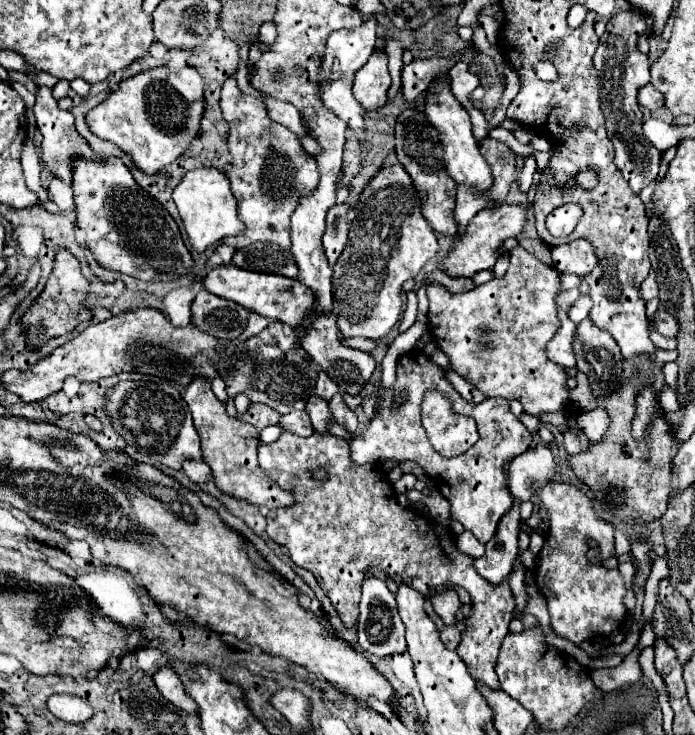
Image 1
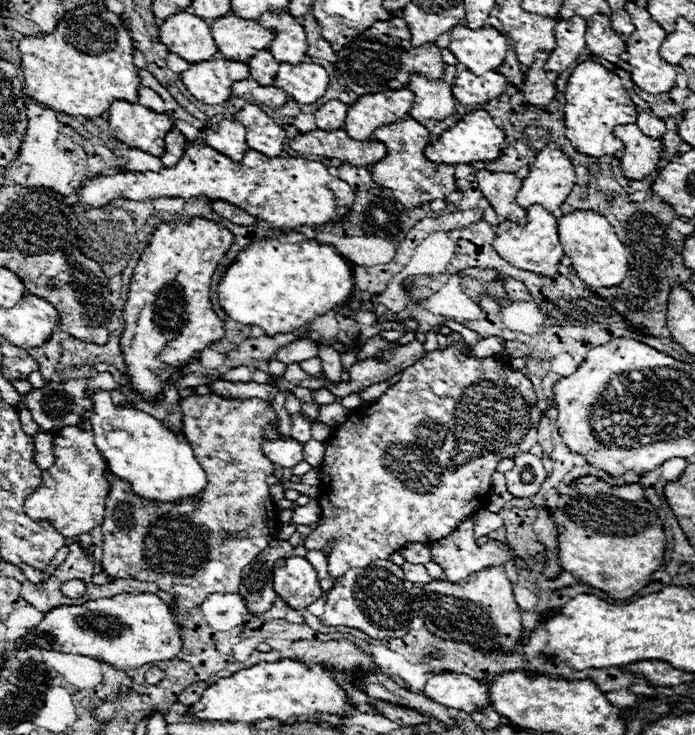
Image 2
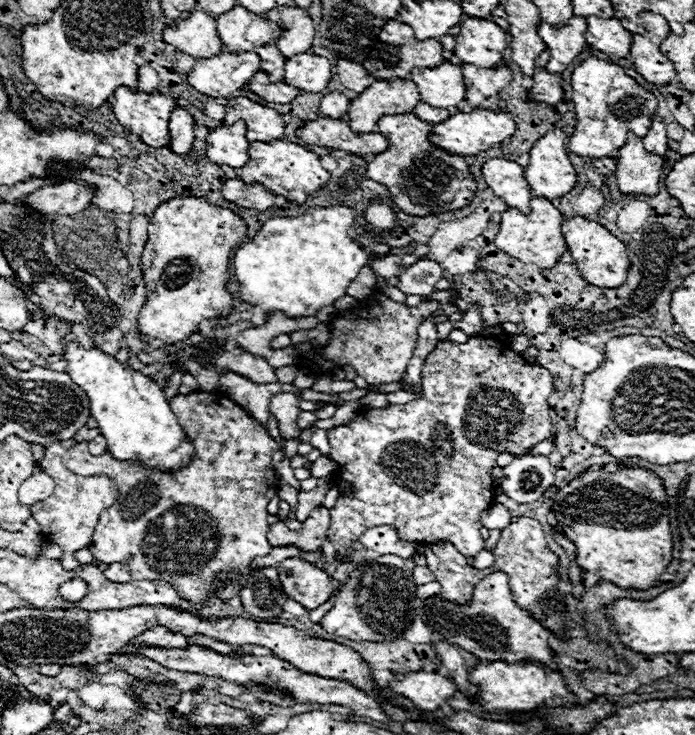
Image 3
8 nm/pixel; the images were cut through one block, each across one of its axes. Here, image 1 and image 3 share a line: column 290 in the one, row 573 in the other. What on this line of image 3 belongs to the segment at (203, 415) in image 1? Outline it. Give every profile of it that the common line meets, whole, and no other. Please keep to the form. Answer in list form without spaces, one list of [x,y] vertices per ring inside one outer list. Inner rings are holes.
[[[504,572],[488,574],[484,580],[476,584],[474,600],[470,606],[456,606],[444,602],[440,596],[434,596],[424,602],[424,622],[432,630],[440,632],[450,644],[456,644],[468,652],[472,652],[480,660],[536,660],[552,670],[558,670],[554,664],[554,654],[550,648],[550,632],[542,628],[526,610],[518,608],[512,600],[512,592],[508,586],[508,576]]]

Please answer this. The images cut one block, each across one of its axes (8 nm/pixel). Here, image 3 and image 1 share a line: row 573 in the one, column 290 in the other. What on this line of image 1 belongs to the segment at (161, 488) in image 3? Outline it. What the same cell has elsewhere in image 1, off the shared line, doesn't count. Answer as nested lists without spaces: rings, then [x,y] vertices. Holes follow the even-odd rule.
[[[234,76],[224,82],[220,108],[224,120],[230,126],[230,164],[226,172],[232,184],[232,192],[238,200],[238,216],[246,224],[246,234],[242,232],[224,238],[222,244],[240,250],[252,242],[270,242],[288,250],[292,244],[290,216],[298,208],[298,202],[304,196],[310,196],[320,182],[316,158],[302,148],[294,132],[268,116],[268,108],[260,98],[242,94]]]

